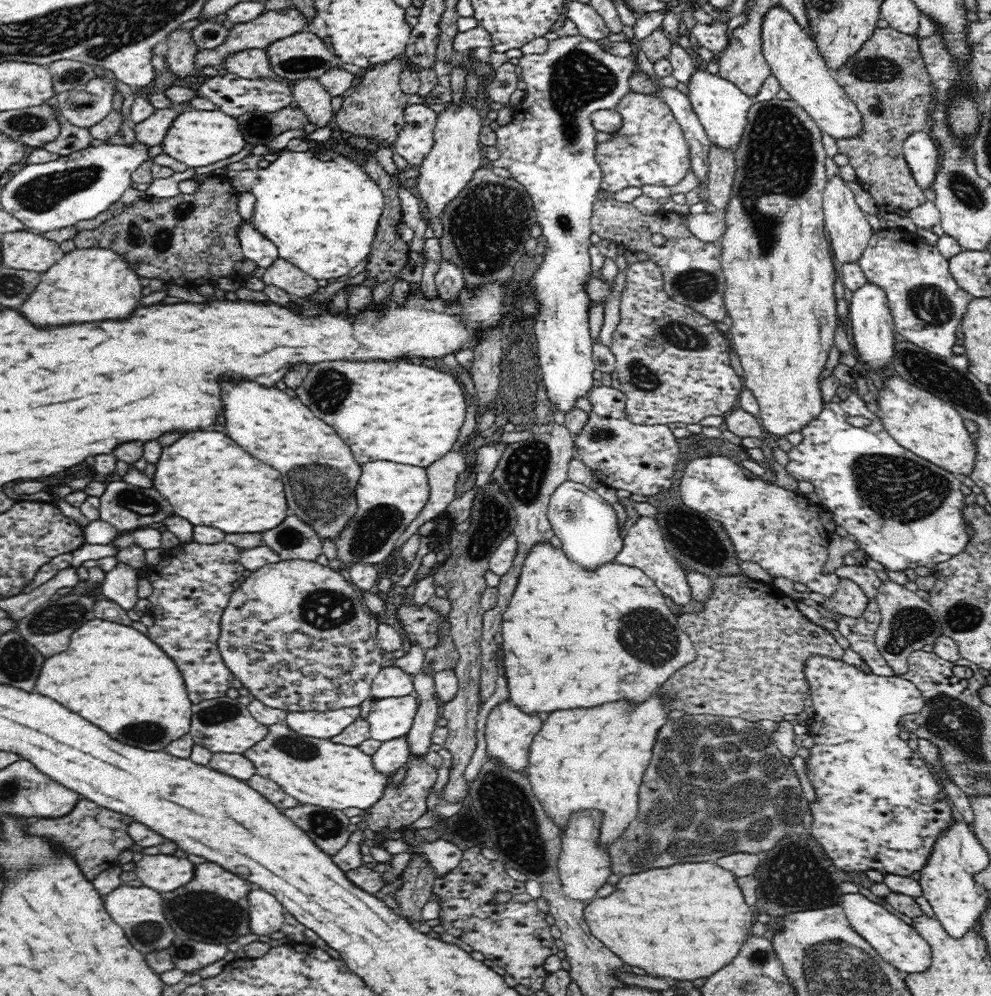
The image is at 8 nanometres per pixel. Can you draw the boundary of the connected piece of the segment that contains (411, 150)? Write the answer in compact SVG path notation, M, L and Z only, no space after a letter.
M414 104L407 106L404 111L405 123L402 130L397 134L394 140L393 148L396 154L400 154L407 161L409 167L421 165L427 157L435 143L433 130L436 124L436 112L426 105Z

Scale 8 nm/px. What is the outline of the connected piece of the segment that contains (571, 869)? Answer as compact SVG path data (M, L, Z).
M580 811L571 816L567 824L566 834L561 838L561 853L559 854L558 874L564 894L570 899L588 904L597 898L597 892L608 882L610 876L610 861L608 852L597 846L600 837L600 811Z

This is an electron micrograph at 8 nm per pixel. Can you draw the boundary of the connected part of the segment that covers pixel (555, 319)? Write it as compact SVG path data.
M561 34L557 39L548 42L547 51L544 54L528 54L519 58L519 65L522 68L522 80L526 82L525 97L523 101L518 104L514 109L514 115L512 122L501 126L495 131L497 141L495 146L499 150L499 156L497 159L492 160L491 168L506 168L510 171L511 177L517 180L525 191L531 196L533 200L533 208L537 212L537 223L542 227L542 235L546 238L548 248L546 250L546 256L541 261L542 267L540 270L536 270L534 278L532 278L532 284L534 284L534 290L536 290L536 298L540 302L540 316L536 320L536 338L538 338L538 359L539 359L539 374L542 381L542 386L545 389L546 397L550 401L550 407L552 407L553 414L561 412L563 415L569 413L572 409L576 409L576 402L580 398L587 397L588 391L593 387L592 374L594 374L595 363L593 362L593 343L590 337L590 330L588 329L588 299L587 290L585 290L585 282L588 280L588 276L591 273L591 260L589 254L590 248L590 235L593 233L591 227L591 216L593 210L593 202L597 199L598 190L601 189L602 171L600 165L595 159L596 148L596 129L592 126L590 121L590 114L596 112L596 110L602 109L615 109L619 102L629 94L630 91L630 74L632 74L632 68L634 68L634 56L620 57L612 55L596 44L593 40L590 40L584 35L566 36Z

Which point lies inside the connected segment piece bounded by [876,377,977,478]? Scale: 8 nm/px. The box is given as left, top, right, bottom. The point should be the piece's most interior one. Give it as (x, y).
(922, 423)

